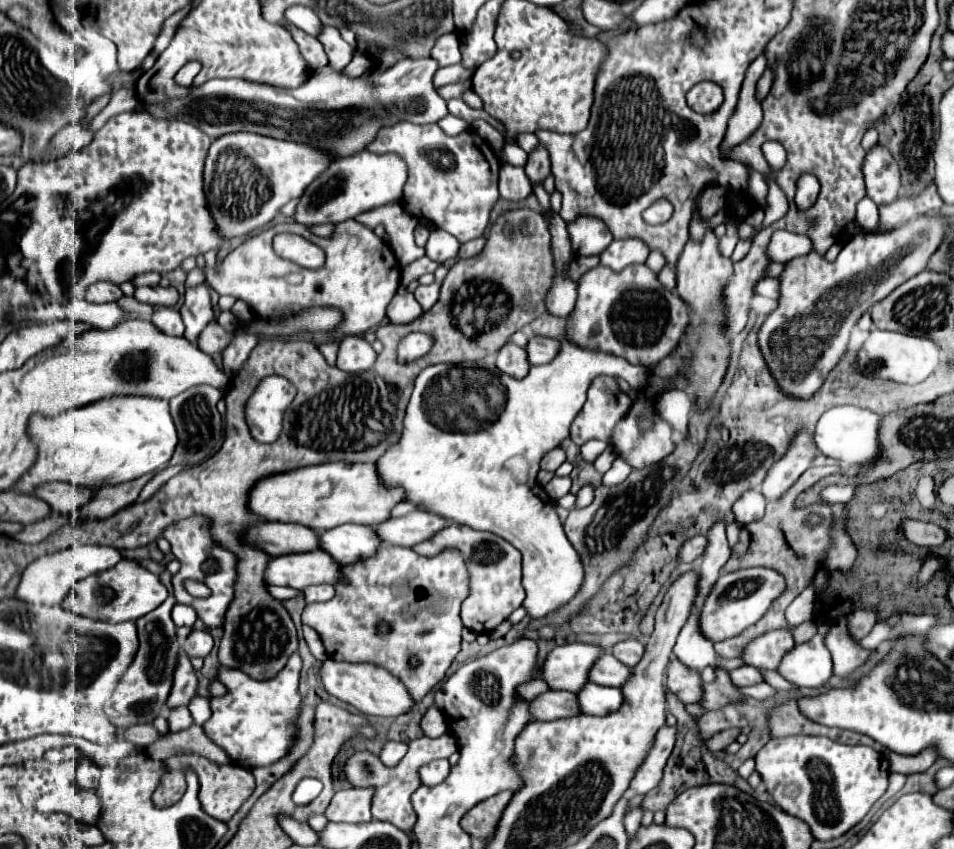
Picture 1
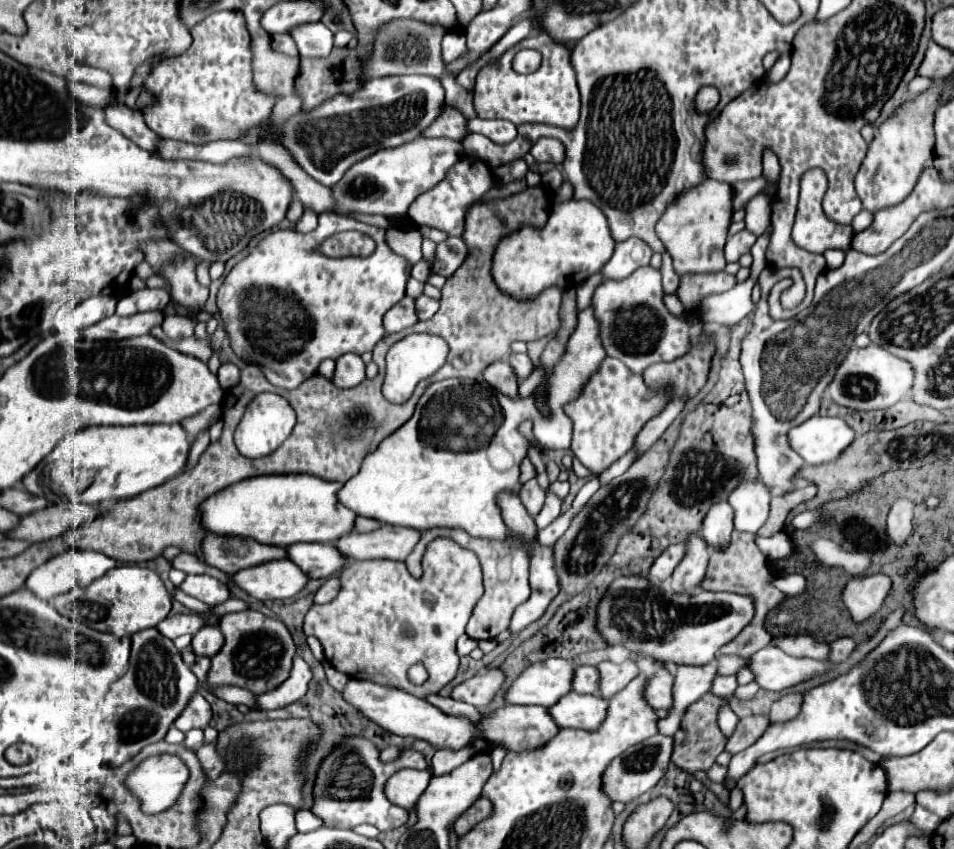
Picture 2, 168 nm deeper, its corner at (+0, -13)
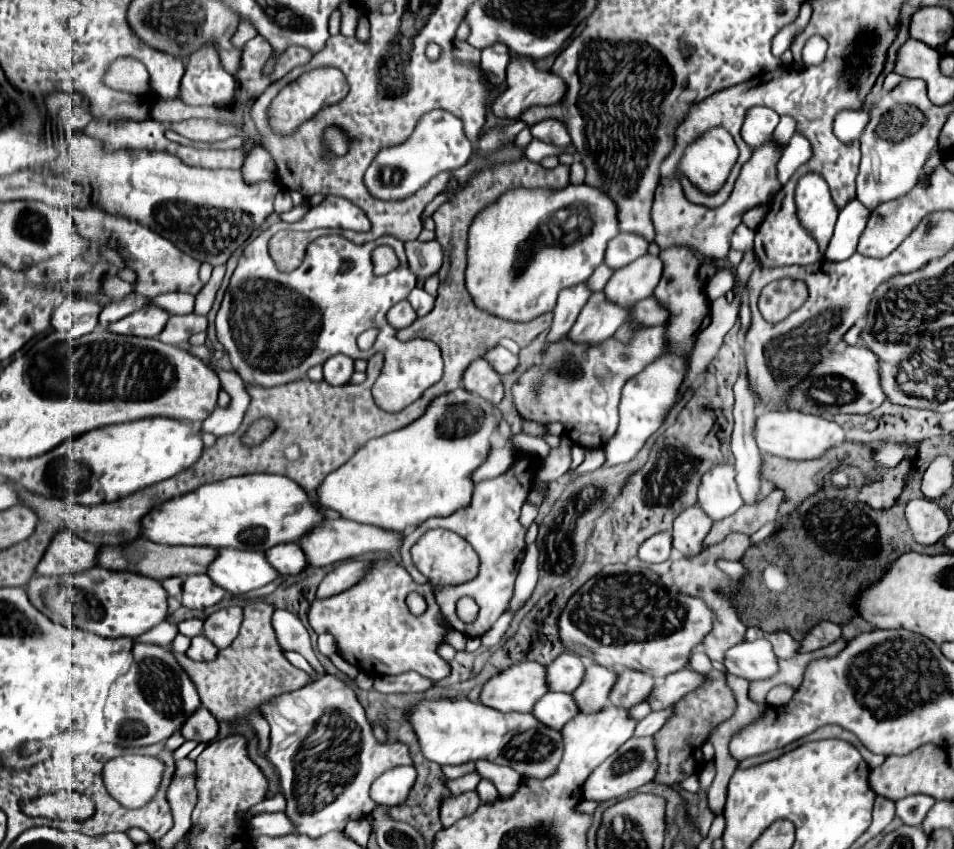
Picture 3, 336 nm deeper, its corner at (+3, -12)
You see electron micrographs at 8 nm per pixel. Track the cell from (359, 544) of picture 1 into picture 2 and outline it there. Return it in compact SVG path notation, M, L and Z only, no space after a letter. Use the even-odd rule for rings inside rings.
M294 543L286 549L286 559L298 565L310 579L336 575L344 567L342 553L330 543Z

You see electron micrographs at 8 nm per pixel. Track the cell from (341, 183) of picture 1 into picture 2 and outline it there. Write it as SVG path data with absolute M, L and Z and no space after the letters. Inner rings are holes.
M418 137L400 147L382 149L370 155L370 159L364 159L362 163L350 167L350 171L346 171L338 187L332 187L334 199L338 203L336 211L338 213L358 211L384 217L402 217L406 215L410 203L420 193L430 191L434 185L438 185L446 177L446 171L460 159L464 159L464 155L466 153L462 143L448 137L436 139Z

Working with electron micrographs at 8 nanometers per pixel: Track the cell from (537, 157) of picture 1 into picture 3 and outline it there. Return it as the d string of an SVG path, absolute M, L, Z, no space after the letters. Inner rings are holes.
M543 120L543 122L535 124L531 128L531 134L533 134L533 138L537 138L541 142L547 142L547 144L553 144L559 148L565 148L571 144L567 128L557 120Z

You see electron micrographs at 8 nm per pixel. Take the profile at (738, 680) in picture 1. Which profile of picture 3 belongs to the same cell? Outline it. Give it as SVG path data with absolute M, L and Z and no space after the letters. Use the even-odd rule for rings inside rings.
M691 668L679 670L675 674L669 674L661 684L657 684L653 698L649 698L649 704L653 710L663 710L663 706L671 706L673 702L679 702L685 694L701 688L707 682L705 674L699 674Z

